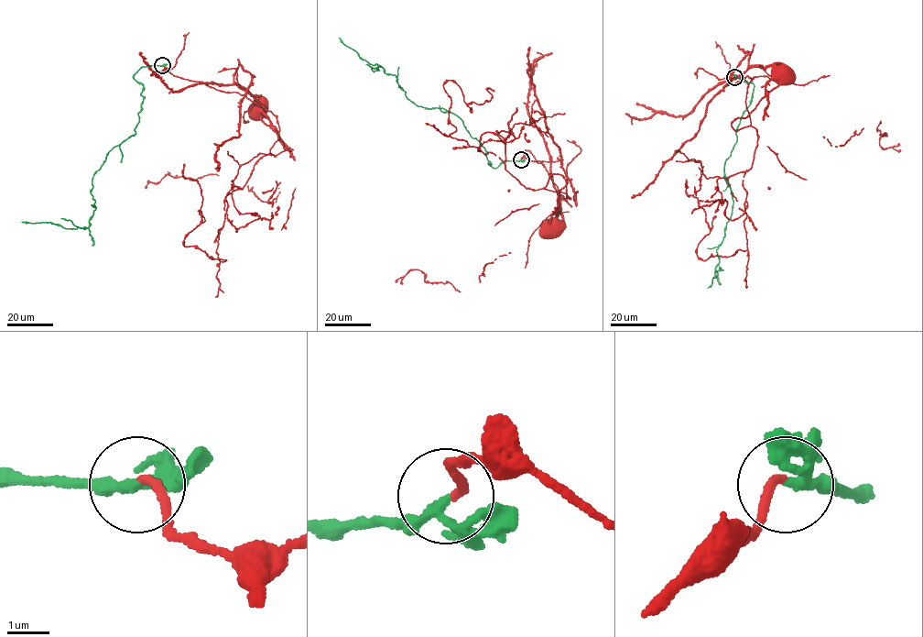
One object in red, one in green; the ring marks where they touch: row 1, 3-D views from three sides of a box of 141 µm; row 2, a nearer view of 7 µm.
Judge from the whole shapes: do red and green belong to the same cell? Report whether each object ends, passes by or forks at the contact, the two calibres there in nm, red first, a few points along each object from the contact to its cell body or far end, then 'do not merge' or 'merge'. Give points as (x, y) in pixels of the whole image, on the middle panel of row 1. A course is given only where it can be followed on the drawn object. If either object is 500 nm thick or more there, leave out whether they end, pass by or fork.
red ends; green passes by; calibres 180 and 190 nm; course red (521, 159), (529, 151), (566, 200), (566, 194), (545, 188), (550, 175), (565, 180), (554, 222); course green (521, 159), (494, 168), (463, 121), (441, 108), (418, 106), (405, 95), (394, 74), (363, 60), (339, 38); merge

